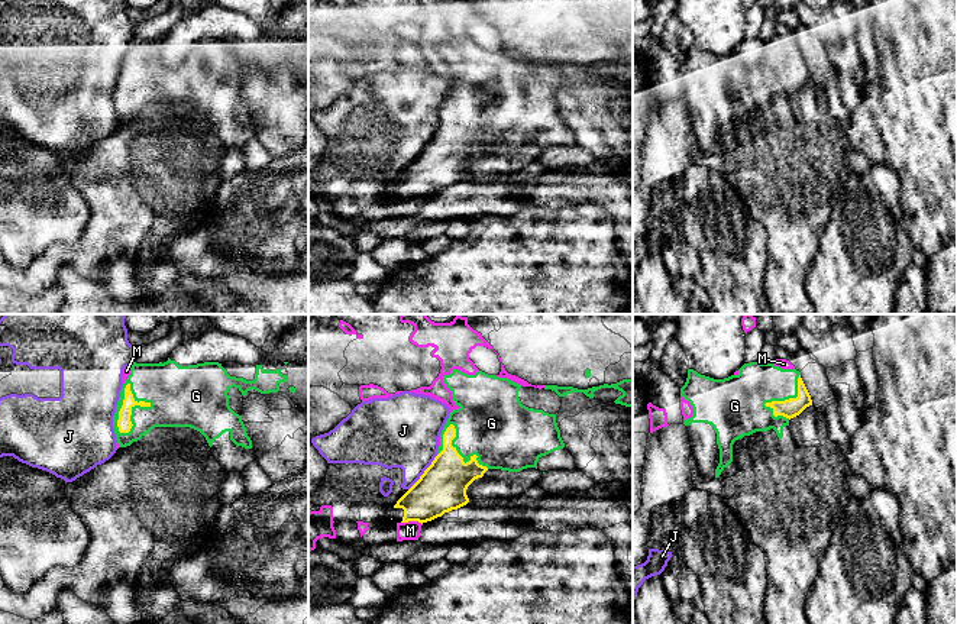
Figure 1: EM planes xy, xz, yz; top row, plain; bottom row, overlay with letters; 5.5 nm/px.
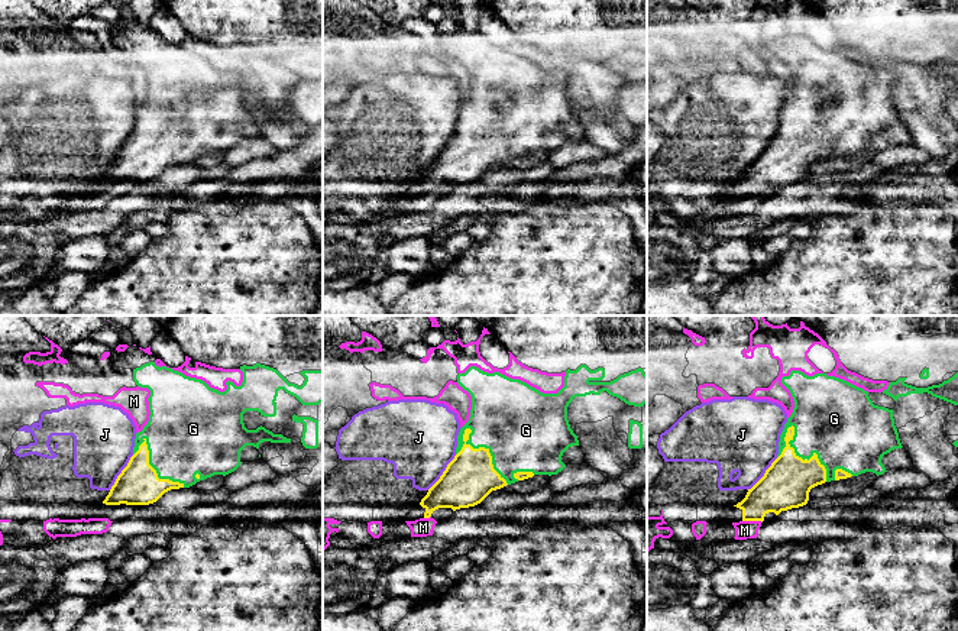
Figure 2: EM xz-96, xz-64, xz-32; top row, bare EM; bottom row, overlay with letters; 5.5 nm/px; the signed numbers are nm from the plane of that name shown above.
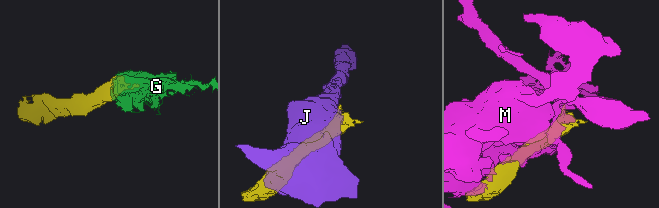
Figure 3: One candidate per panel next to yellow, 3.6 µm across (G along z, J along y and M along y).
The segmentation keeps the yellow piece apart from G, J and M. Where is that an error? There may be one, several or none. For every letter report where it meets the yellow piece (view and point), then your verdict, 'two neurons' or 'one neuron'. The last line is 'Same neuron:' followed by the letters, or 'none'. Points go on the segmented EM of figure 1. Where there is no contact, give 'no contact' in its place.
G: meets yellow in xy at (120, 409); one neuron
J: meets yellow in xz at (424, 472); two neurons
M: meets yellow in xz at (411, 520); two neurons
Same neuron: G

